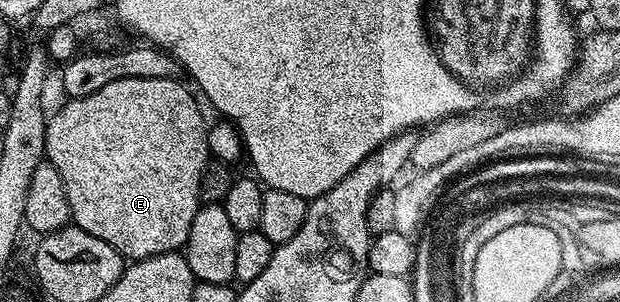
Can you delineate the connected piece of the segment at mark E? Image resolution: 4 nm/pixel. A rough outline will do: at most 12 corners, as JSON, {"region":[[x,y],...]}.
{"region":[[177,79],[111,81],[45,125],[72,222],[180,252],[211,159]]}

